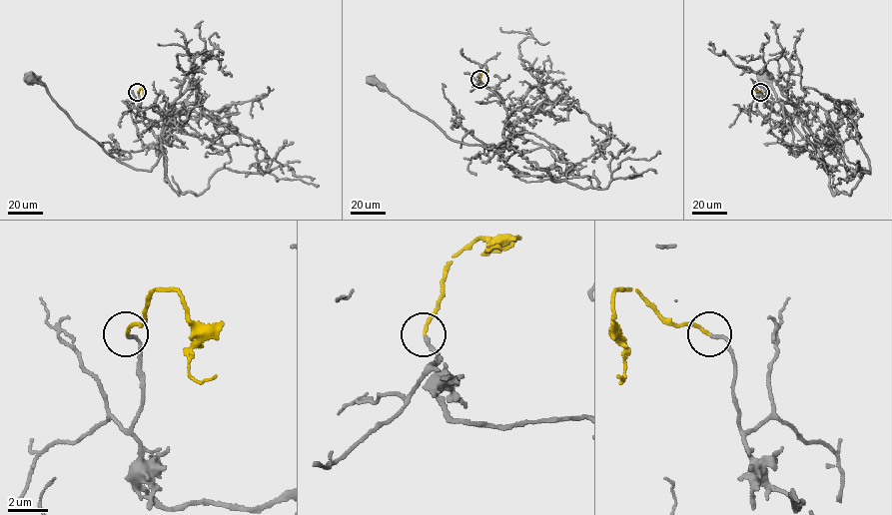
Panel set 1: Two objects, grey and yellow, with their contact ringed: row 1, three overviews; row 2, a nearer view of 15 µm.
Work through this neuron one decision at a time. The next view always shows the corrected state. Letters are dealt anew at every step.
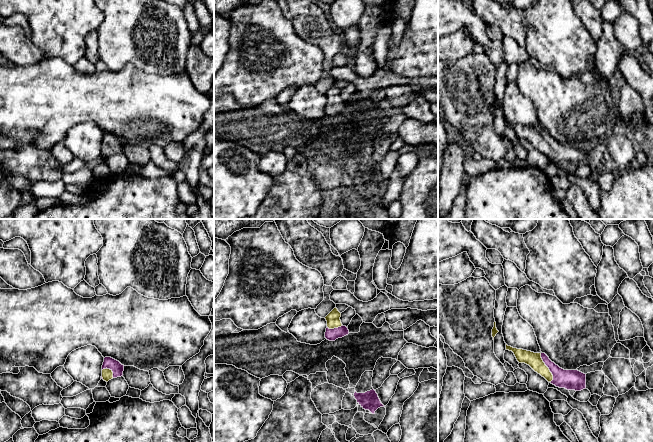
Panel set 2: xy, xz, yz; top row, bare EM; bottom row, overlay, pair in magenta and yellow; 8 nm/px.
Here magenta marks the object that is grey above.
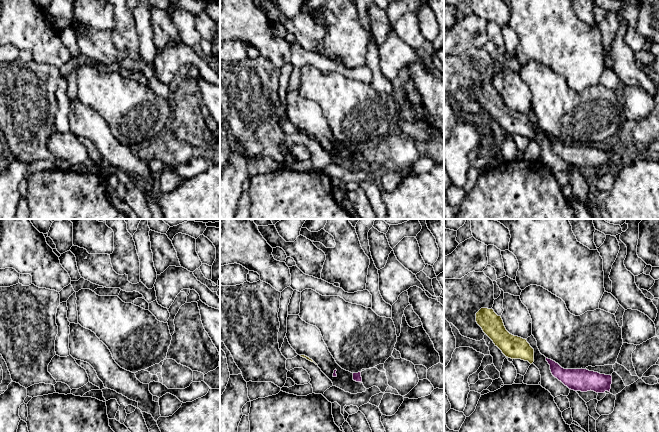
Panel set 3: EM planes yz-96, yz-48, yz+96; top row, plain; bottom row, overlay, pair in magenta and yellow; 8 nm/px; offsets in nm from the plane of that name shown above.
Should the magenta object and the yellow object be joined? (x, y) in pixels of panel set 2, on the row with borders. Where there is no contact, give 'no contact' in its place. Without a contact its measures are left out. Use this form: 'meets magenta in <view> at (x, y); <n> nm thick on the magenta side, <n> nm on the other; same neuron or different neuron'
meets magenta in yz at (548, 367); 160 nm thick on the magenta side, 120 nm on the other; same neuron

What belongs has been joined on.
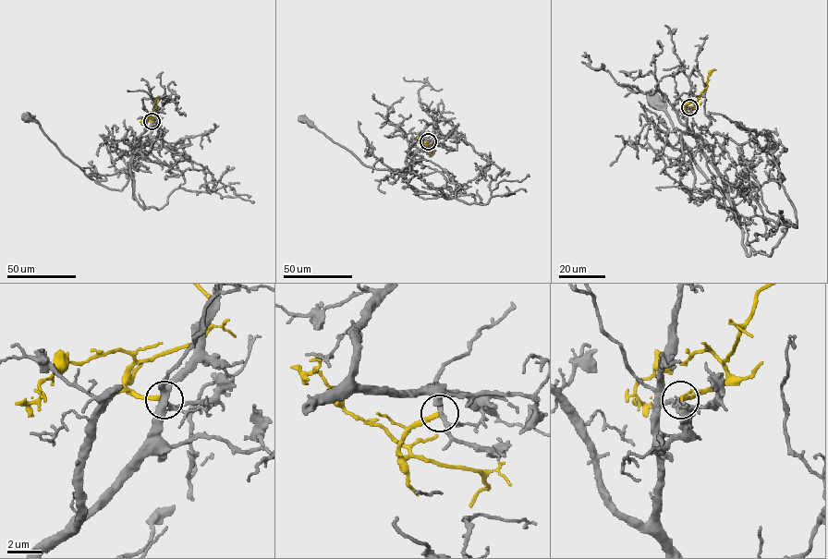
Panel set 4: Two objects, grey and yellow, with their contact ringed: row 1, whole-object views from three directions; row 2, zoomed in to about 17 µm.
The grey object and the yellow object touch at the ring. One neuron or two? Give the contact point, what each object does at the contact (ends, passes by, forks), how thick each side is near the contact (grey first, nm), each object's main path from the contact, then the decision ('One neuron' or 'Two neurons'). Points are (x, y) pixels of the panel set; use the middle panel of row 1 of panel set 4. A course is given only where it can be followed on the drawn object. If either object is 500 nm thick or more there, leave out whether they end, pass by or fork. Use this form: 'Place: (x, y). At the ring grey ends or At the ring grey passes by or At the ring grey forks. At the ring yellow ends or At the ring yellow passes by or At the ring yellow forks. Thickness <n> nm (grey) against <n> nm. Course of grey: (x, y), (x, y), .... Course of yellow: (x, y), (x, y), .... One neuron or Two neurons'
Place: (428, 141). At the ring grey forks. At the ring yellow ends. Thickness 220 nm (grey) against 260 nm. Course of grey: (428, 141), (414, 141), (408, 150), (407, 166), (393, 173), (365, 166), (309, 121), (301, 118). Course of yellow: (428, 141), (424, 144), (431, 146), (431, 156). Two neurons

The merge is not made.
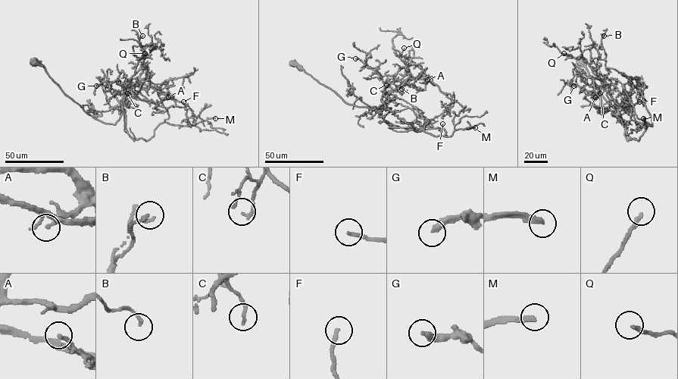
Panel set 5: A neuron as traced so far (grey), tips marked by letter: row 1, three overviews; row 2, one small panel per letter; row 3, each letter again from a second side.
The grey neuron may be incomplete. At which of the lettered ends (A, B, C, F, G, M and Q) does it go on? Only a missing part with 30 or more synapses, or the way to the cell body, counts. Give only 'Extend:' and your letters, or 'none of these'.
Extend: F, M

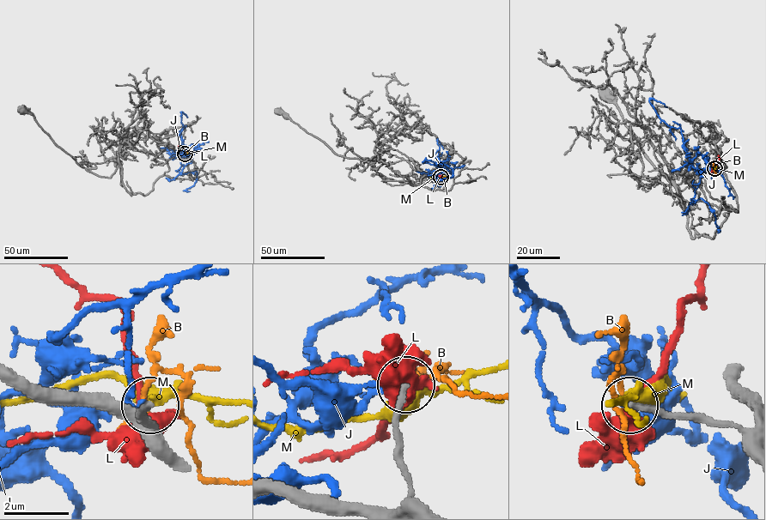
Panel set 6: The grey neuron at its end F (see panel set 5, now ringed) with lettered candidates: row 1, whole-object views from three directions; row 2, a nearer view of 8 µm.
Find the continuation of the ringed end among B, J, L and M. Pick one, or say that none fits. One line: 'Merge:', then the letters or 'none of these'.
Merge: none of these

